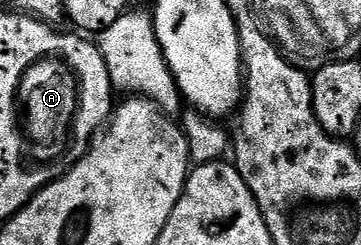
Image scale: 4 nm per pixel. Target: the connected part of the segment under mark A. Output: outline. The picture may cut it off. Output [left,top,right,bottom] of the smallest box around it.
[18,58,78,162]

